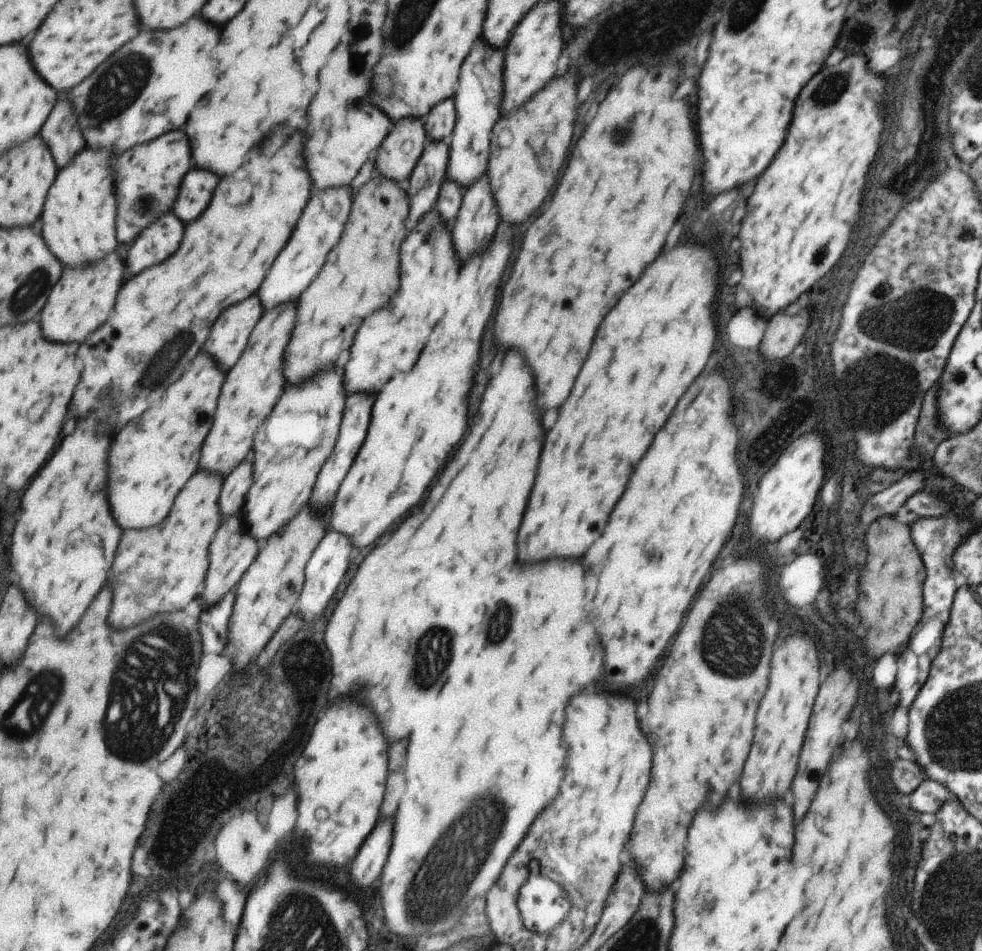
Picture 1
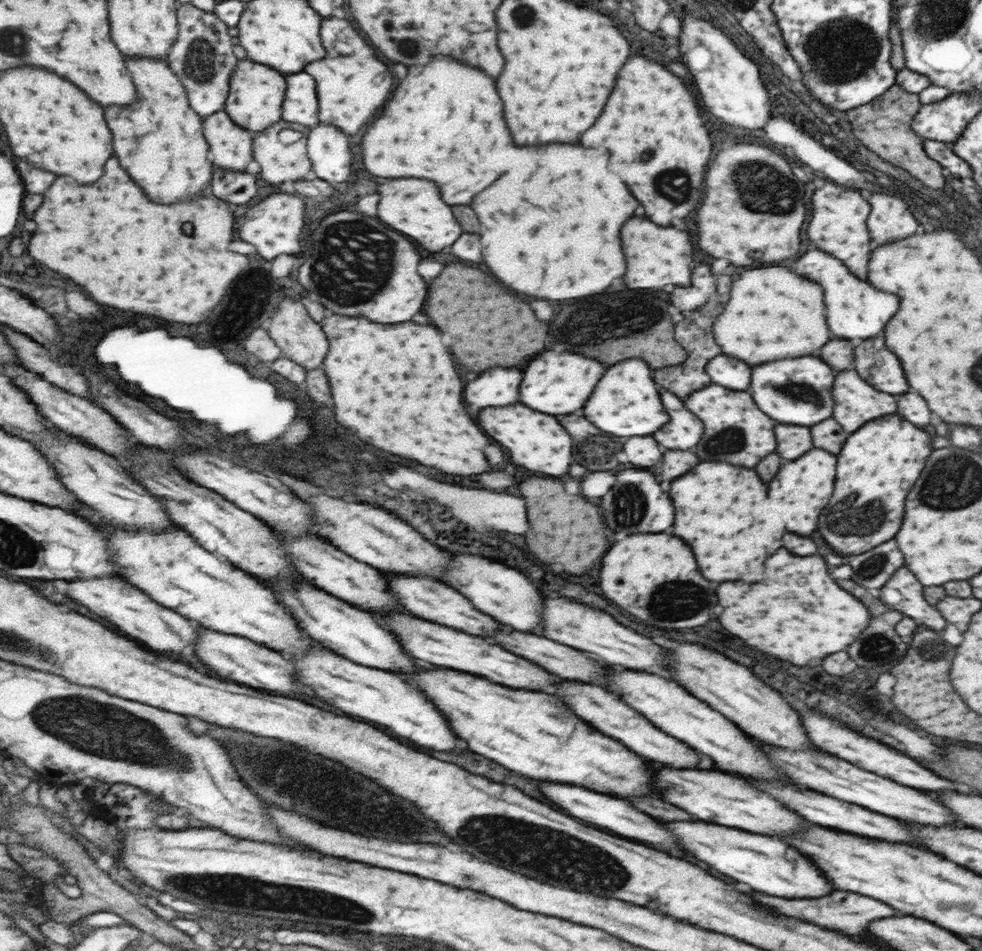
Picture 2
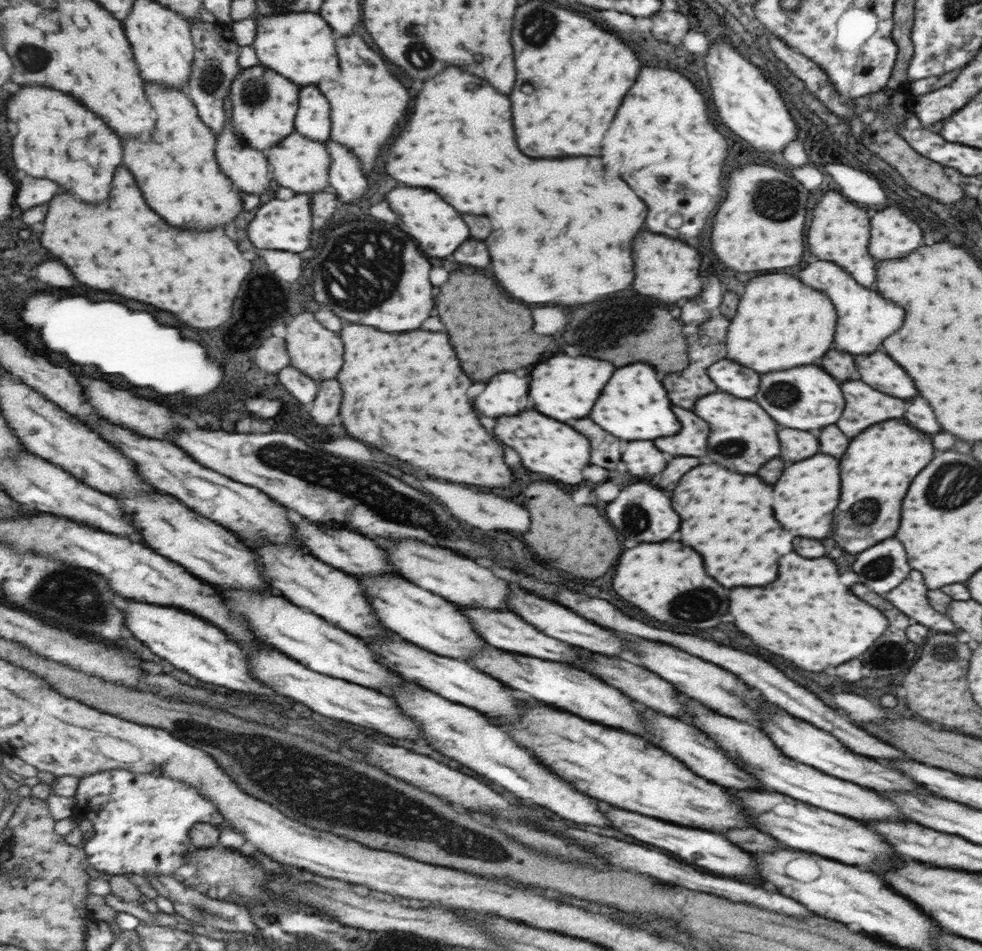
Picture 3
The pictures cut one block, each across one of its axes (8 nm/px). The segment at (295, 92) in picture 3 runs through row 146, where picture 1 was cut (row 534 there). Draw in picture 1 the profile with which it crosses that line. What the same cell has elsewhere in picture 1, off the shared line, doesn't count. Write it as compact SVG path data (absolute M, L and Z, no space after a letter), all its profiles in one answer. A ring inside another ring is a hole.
M333 368L331 372L321 372L315 376L315 380L307 380L307 384L291 384L287 386L287 392L279 400L279 408L271 414L271 420L259 428L259 436L255 438L255 484L247 496L247 506L243 510L243 516L249 524L251 534L265 544L265 540L273 538L277 532L281 532L299 512L301 508L311 500L315 480L325 466L327 458L333 454L339 428L343 422L345 412L345 398L347 390L343 384L343 368Z

